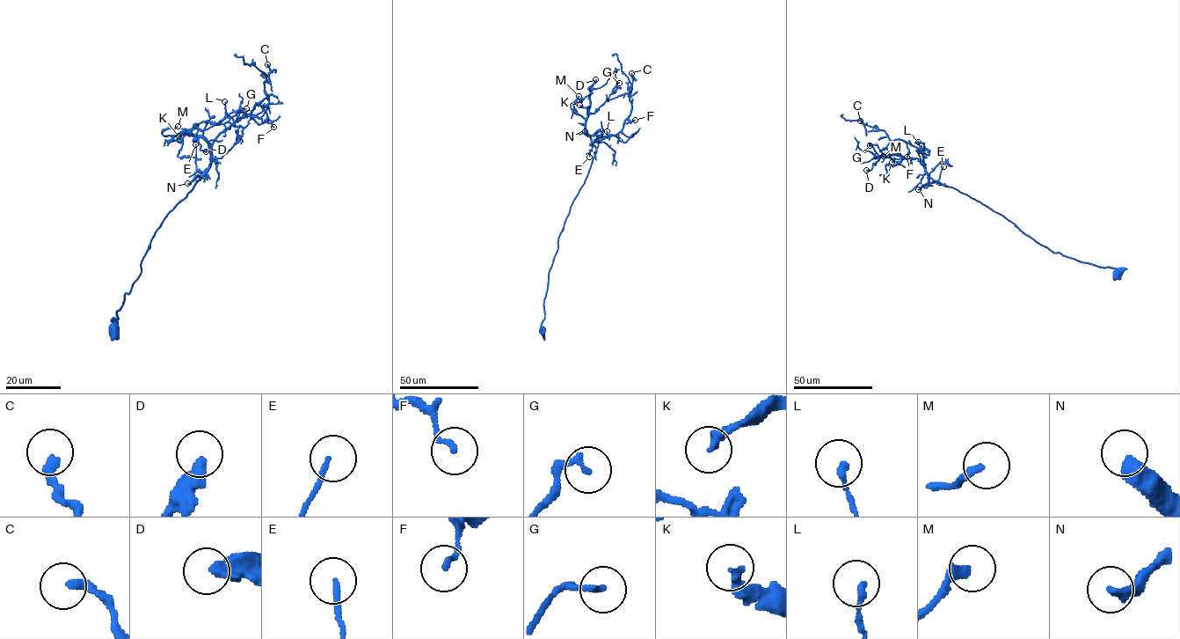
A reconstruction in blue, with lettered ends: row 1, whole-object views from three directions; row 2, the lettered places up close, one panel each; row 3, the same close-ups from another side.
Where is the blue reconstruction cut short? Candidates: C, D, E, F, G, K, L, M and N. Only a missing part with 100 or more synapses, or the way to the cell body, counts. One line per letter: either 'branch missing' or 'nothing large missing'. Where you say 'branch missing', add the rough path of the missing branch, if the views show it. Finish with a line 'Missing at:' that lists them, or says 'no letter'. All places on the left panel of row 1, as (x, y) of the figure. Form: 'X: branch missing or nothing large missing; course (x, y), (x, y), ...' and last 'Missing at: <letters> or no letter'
C: nothing large missing
D: nothing large missing
E: nothing large missing
F: nothing large missing
G: nothing large missing
K: nothing large missing
L: nothing large missing
M: nothing large missing
N: branch missing; course (187, 183), (184, 158), (206, 172), (218, 170), (212, 173), (215, 149), (196, 136), (151, 153)
Missing at: N

